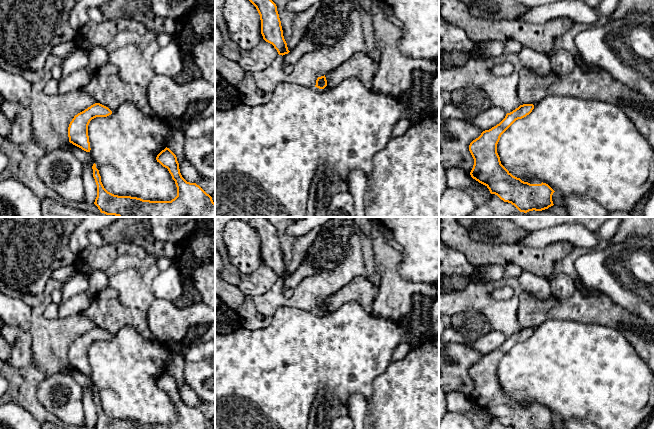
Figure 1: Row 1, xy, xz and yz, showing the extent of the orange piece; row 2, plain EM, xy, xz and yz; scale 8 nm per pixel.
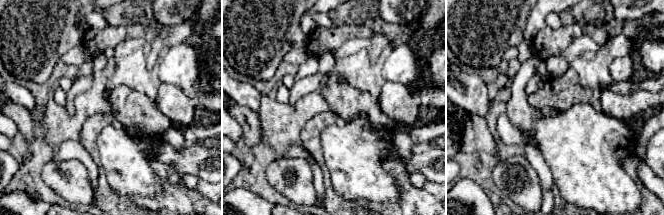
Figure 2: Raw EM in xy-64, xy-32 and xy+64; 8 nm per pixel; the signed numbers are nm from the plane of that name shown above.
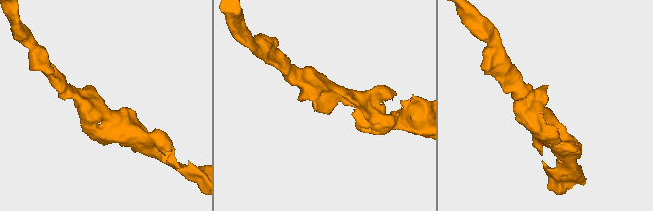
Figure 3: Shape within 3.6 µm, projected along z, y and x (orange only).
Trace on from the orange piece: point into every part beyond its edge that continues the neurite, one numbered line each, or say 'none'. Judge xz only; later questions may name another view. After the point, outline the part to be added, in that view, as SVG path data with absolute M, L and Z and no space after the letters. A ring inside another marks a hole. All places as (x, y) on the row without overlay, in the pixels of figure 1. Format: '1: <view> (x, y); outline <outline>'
none

